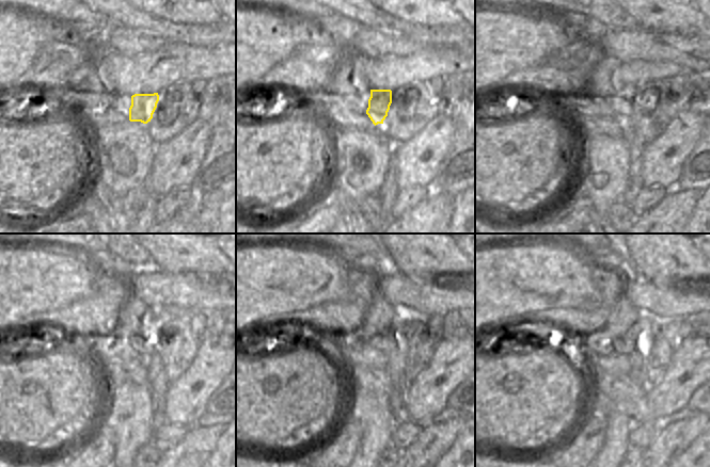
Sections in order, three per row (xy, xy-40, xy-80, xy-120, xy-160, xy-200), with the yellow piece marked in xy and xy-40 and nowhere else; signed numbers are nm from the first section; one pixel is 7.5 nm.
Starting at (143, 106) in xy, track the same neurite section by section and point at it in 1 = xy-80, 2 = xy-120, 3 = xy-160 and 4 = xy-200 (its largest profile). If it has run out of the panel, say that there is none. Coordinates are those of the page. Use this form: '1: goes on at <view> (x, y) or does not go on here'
1: goes on at xy-80 (620, 102)
2: goes on at xy-120 (144, 342)
3: goes on at xy-160 (382, 342)
4: goes on at xy-200 (624, 344)

